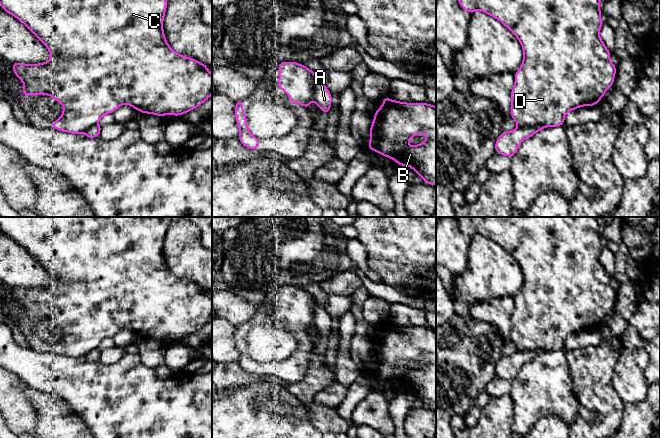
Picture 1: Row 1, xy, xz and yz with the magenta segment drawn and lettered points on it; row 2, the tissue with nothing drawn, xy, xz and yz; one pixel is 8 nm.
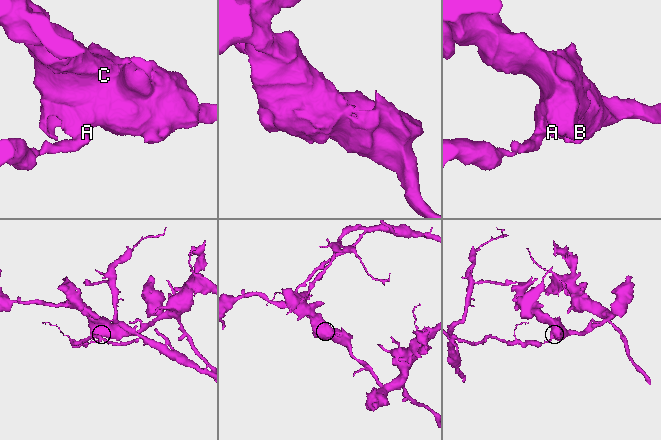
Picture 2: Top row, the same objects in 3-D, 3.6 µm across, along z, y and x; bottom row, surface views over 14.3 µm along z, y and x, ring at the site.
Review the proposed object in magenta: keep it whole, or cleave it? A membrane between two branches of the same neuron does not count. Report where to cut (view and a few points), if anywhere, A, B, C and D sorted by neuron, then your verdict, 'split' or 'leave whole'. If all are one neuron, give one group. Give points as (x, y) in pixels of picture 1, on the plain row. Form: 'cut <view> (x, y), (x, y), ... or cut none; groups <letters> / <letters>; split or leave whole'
cut yz (546, 350), (532, 349), (520, 350), (518, 352); groups A / B C D; split

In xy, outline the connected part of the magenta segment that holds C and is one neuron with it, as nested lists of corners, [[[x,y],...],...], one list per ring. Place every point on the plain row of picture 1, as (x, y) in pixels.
[[[0,217],[0,230],[22,246],[51,277],[50,284],[45,287],[12,287],[14,297],[24,308],[22,318],[26,320],[49,319],[60,326],[63,330],[63,337],[58,344],[52,347],[52,351],[59,355],[74,358],[85,357],[97,348],[103,339],[114,337],[122,328],[128,328],[142,337],[160,341],[166,338],[179,340],[202,329],[212,319],[212,298],[207,289],[176,277],[167,267],[163,256],[163,244],[167,228],[164,219],[157,217]]]

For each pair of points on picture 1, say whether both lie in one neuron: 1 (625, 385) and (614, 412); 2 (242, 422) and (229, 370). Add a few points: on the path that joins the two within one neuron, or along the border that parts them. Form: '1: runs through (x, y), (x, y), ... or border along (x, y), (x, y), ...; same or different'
1: border along (611, 376), (611, 386), (624, 404); different
2: border along (256, 382), (235, 385), (233, 387); different

